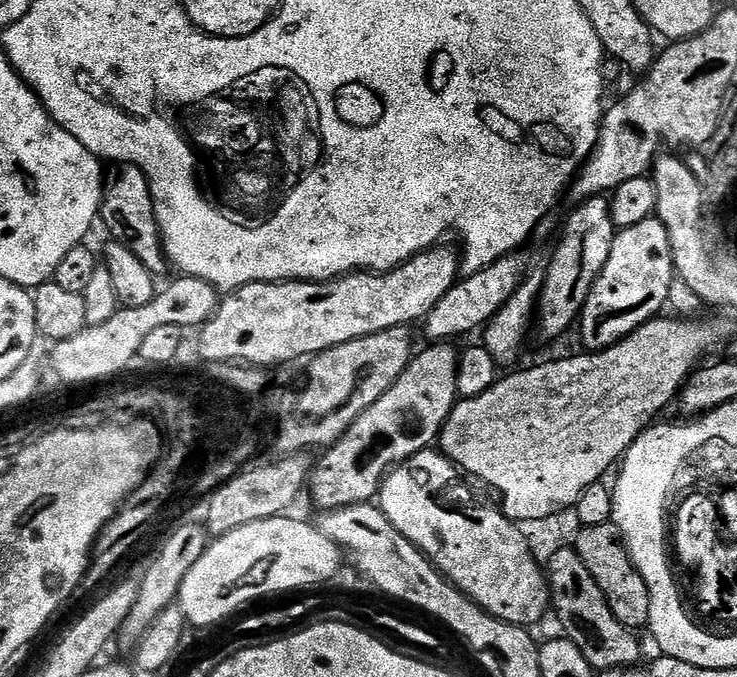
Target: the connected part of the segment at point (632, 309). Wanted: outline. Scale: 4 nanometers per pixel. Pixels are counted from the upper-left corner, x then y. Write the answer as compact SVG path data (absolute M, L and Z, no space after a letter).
M643 220L638 226L619 229L614 246L610 246L610 258L594 282L578 321L585 349L610 348L649 320L659 317L660 307L672 292L675 276L670 234L666 234L666 226L662 226L660 220Z

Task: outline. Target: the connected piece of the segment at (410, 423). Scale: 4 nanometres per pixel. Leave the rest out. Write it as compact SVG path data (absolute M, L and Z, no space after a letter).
M436 342L425 352L417 351L412 357L412 361L406 366L406 370L374 402L374 406L367 408L357 420L346 430L346 434L337 444L332 445L323 453L320 465L314 468L310 476L310 490L312 488L312 500L320 507L320 510L339 510L348 508L352 504L363 504L371 501L380 491L381 484L384 483L386 473L409 460L411 456L416 456L419 452L425 451L436 440L436 435L440 431L445 431L449 416L452 415L453 408L458 403L458 393L456 391L456 366L457 357L452 356L451 347L443 343Z

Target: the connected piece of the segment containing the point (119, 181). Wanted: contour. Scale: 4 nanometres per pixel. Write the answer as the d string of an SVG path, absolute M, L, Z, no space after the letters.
M124 166L116 176L116 181L107 185L104 193L104 203L100 205L99 219L104 220L111 239L118 244L124 244L150 270L152 275L163 277L164 271L169 271L168 257L164 254L164 245L160 238L160 226L154 212L154 198L150 190L150 182L146 174L135 166Z

